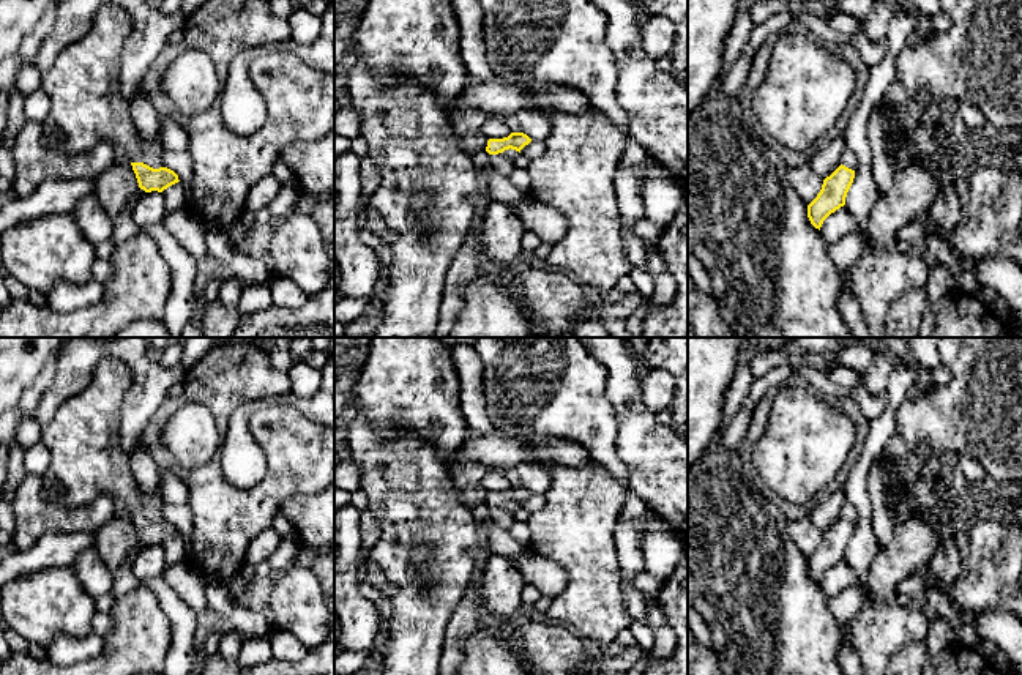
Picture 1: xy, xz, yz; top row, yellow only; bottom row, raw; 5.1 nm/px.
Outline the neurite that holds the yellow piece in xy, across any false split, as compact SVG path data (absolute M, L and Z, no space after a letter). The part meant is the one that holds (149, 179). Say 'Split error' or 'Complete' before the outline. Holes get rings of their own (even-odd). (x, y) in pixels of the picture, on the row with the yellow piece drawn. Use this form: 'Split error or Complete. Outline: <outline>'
Split error. Outline: M103 6L90 30L58 54L41 82L50 98L41 142L63 155L109 142L126 153L140 189L162 192L180 181L178 175L164 166L164 147L140 136L118 90L121 50L131 32L123 8Z

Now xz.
Split error. Outline: M511 132L508 137L503 139L489 139L486 151L489 155L498 155L514 159L520 150L528 145L532 139L524 132Z

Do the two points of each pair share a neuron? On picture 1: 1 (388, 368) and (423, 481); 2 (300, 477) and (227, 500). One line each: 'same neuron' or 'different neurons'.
1: different neurons
2: same neuron

